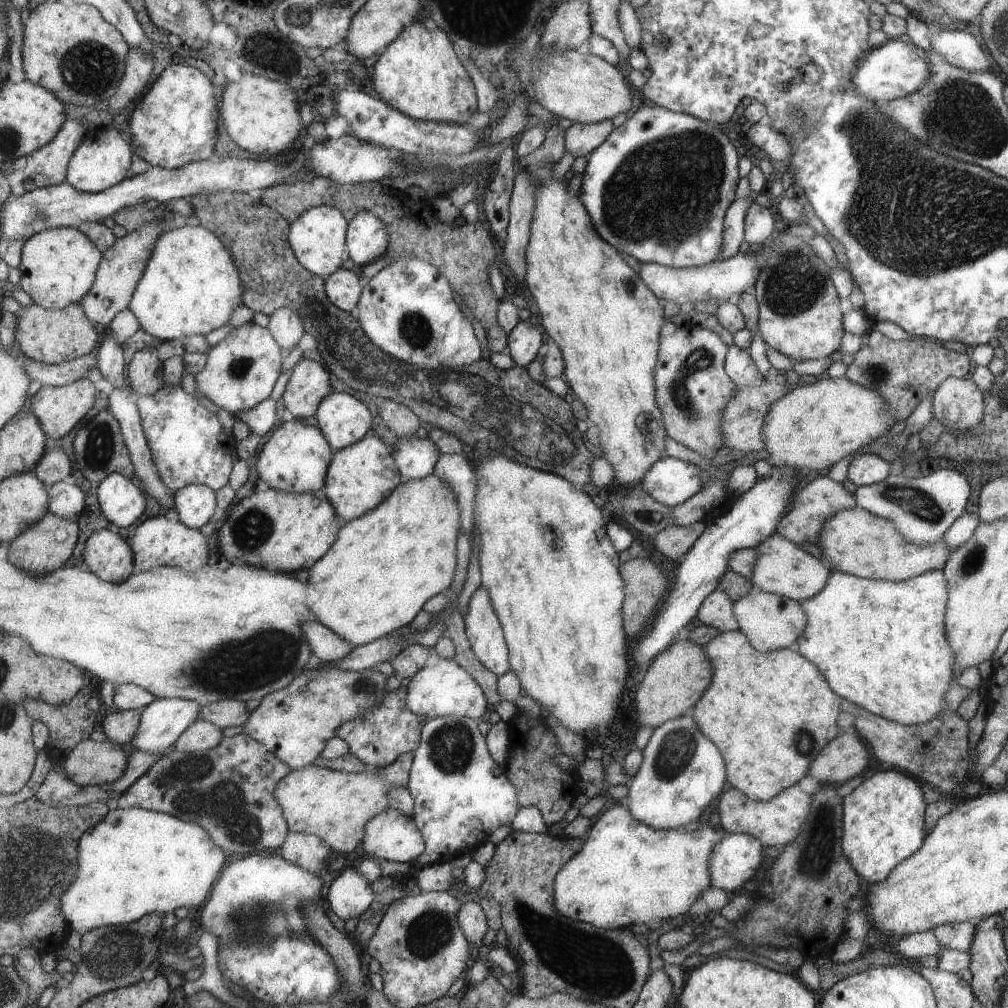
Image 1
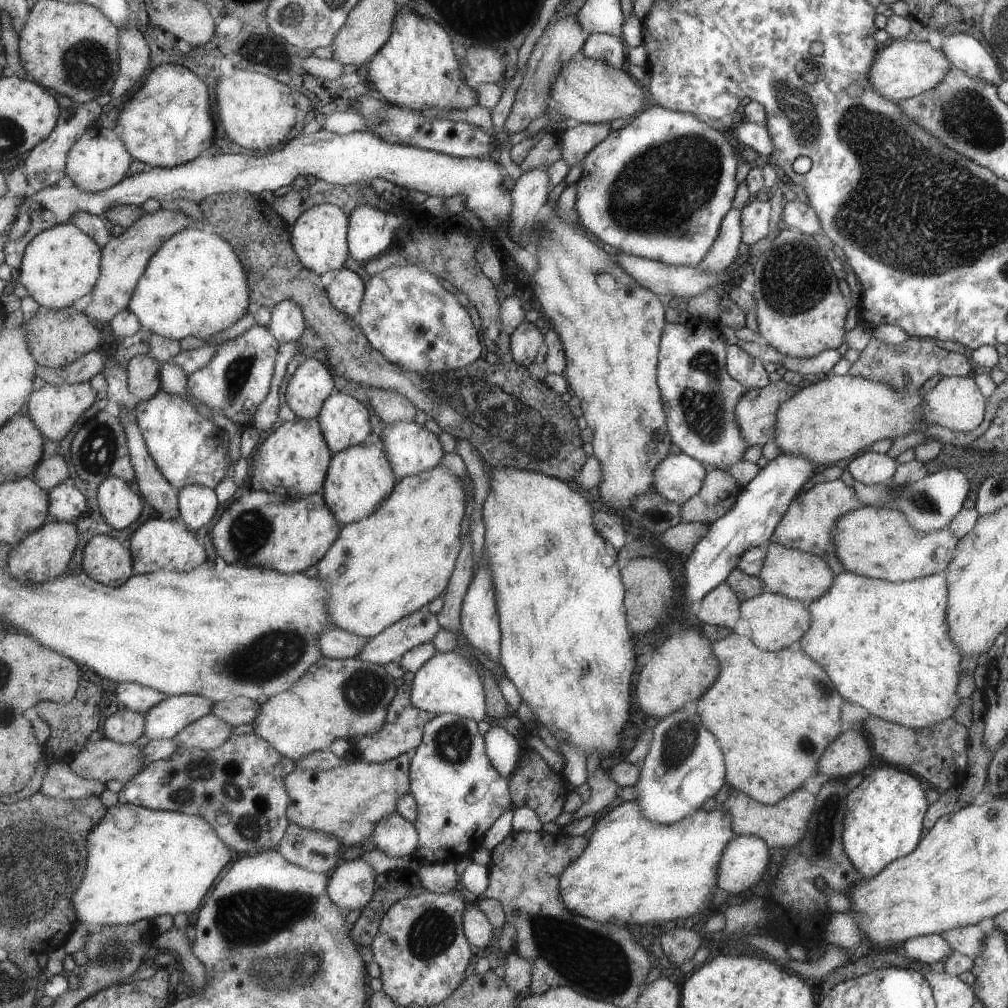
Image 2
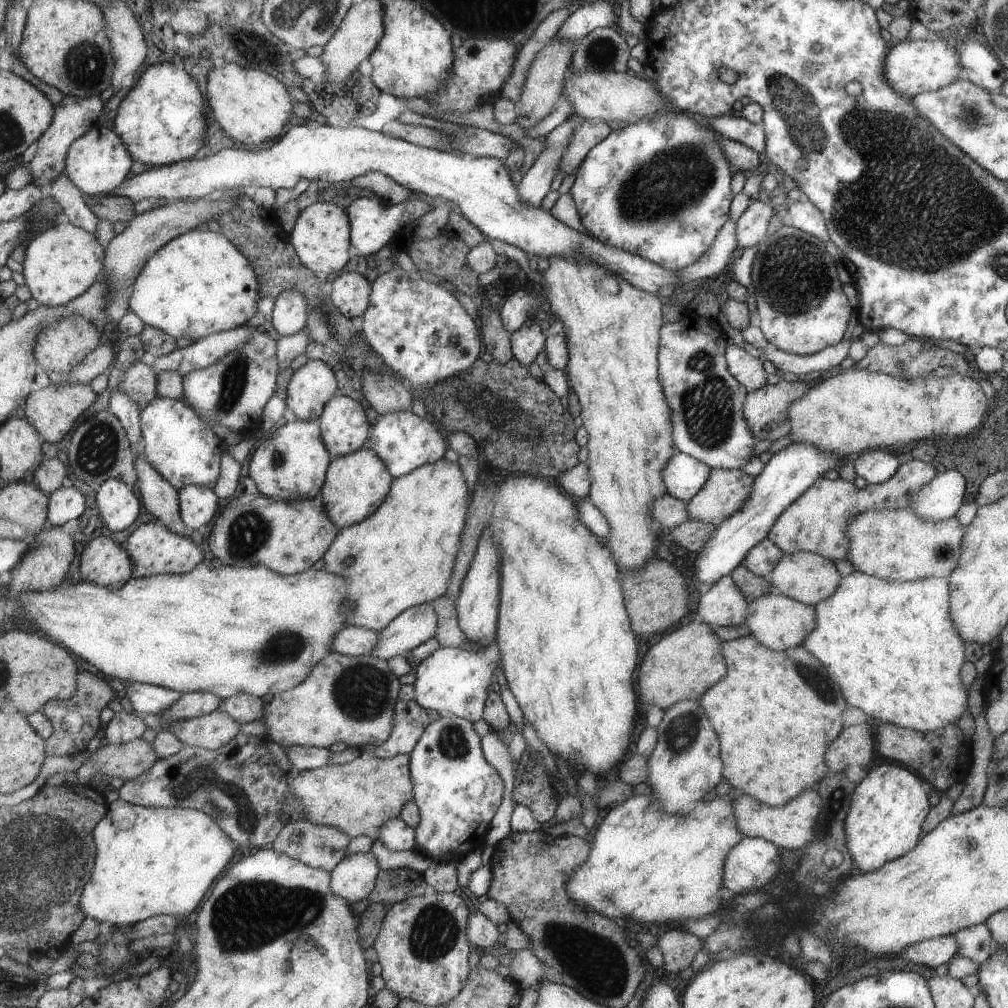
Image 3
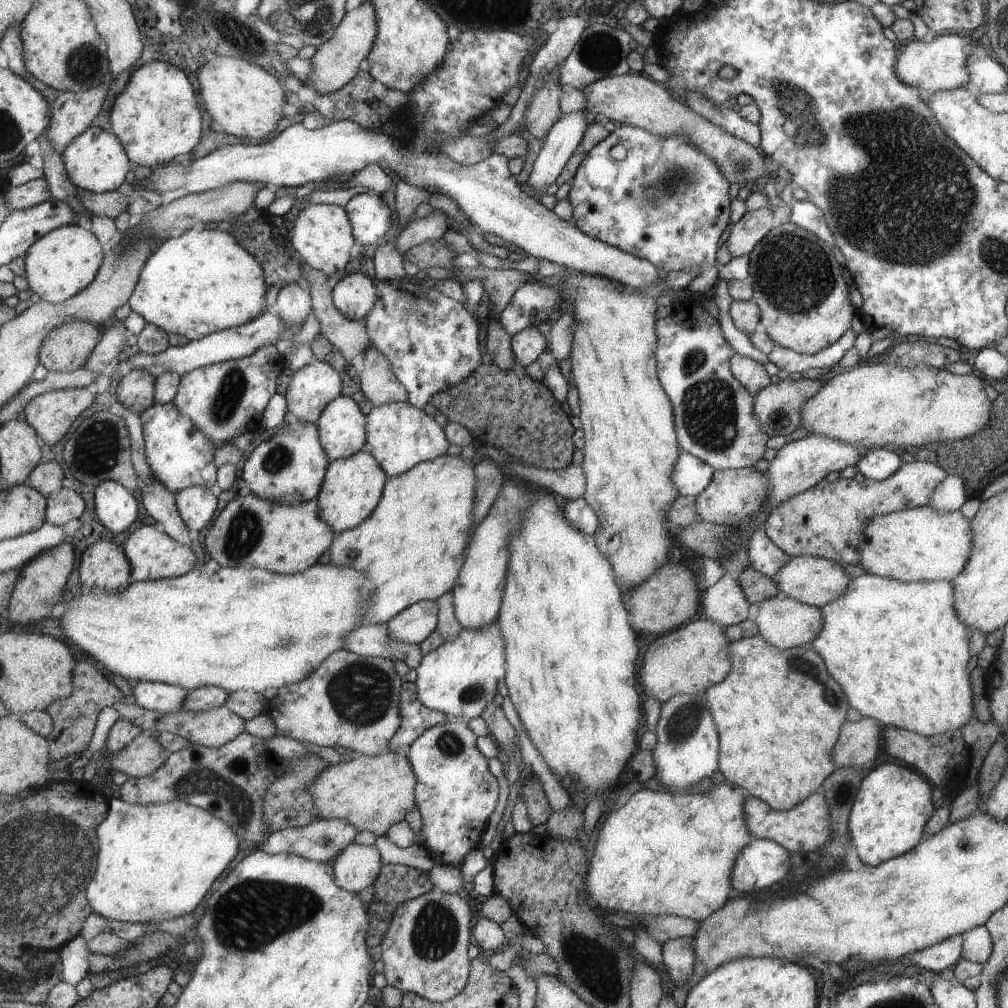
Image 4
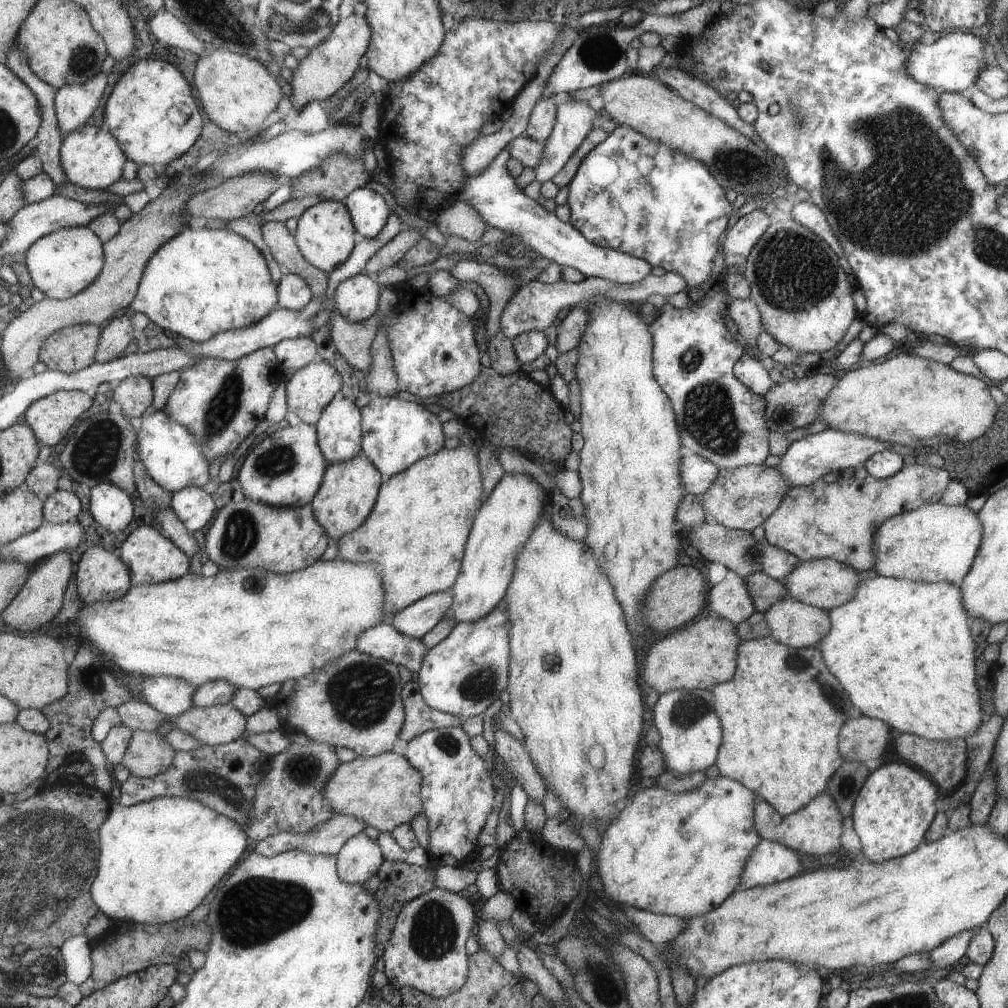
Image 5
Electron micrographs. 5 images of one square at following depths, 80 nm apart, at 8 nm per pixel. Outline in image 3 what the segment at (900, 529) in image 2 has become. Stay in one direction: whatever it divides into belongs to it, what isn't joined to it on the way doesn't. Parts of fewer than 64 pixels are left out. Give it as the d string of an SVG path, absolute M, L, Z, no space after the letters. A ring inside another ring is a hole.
M909 506L904 509L892 511L870 510L852 518L848 524L849 548L846 560L848 560L860 573L873 575L885 580L912 581L925 577L948 578L952 570L959 563L960 548L963 547L964 527L954 516L934 521L922 519Z

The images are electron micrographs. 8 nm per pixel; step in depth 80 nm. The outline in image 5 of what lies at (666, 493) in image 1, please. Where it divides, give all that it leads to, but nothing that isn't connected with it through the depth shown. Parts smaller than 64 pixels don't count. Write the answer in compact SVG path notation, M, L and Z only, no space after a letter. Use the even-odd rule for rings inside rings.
M687 453L681 460L681 484L686 493L702 495L717 476L719 468L697 453Z

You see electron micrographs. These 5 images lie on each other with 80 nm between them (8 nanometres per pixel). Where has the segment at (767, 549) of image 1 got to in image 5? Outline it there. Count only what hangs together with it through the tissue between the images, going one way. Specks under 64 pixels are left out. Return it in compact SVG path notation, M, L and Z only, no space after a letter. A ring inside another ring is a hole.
M827 557L800 561L783 580L786 592L791 598L826 611L848 603L859 582L861 581L854 568Z

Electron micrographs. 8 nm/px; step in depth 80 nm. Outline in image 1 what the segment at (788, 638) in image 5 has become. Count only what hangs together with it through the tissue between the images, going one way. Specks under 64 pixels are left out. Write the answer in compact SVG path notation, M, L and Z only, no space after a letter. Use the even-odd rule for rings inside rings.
M751 587L745 596L738 598L732 604L732 611L739 622L737 629L759 652L793 647L794 640L804 631L807 622L807 614L797 601L760 591L757 587Z

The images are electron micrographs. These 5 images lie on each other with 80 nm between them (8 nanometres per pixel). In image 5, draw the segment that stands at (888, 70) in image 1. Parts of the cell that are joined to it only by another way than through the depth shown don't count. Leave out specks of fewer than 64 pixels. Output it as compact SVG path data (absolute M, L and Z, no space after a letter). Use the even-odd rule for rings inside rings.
M956 30L943 34L932 44L923 43L912 44L909 55L908 74L917 82L940 91L953 91L961 93L971 84L975 84L980 70L986 68L987 64L983 60L983 42L972 33L959 33Z

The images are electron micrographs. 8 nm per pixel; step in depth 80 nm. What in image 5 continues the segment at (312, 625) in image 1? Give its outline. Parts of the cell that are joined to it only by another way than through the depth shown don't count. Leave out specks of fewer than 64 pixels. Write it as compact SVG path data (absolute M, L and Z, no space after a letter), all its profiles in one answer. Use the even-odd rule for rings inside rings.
M390 622L381 623L361 634L356 648L397 666L405 666L410 672L418 672L428 651L422 639L401 634Z

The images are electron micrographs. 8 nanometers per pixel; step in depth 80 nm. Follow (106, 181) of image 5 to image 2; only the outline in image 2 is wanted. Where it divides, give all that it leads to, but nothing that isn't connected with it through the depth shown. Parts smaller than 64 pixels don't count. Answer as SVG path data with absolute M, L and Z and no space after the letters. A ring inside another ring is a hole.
M98 124L91 127L69 151L67 172L75 186L98 193L119 184L129 174L133 160L132 153L117 134L117 129Z

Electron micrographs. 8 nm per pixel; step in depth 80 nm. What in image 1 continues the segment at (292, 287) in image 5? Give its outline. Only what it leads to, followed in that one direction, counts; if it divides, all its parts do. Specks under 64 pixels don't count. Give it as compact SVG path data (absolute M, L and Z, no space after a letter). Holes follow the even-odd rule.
M289 307L278 308L270 316L269 328L285 353L301 342L306 331L301 315Z

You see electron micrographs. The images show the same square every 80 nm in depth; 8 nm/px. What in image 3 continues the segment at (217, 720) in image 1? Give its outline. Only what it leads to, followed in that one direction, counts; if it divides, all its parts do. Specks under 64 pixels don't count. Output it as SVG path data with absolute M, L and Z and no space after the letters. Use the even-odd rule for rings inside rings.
M239 693L226 698L222 702L222 711L229 713L241 724L263 719L266 713L266 703L263 698L251 693Z

